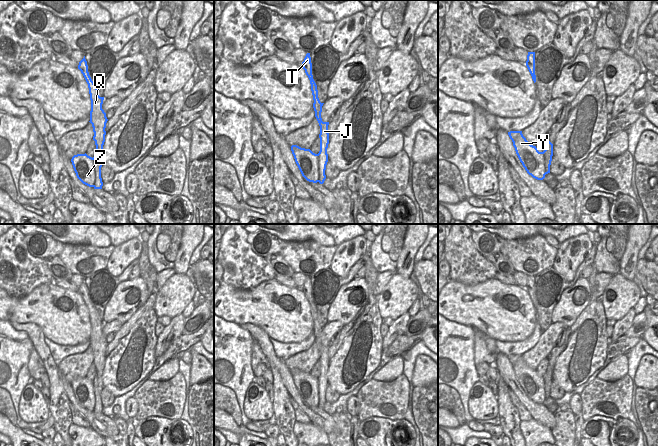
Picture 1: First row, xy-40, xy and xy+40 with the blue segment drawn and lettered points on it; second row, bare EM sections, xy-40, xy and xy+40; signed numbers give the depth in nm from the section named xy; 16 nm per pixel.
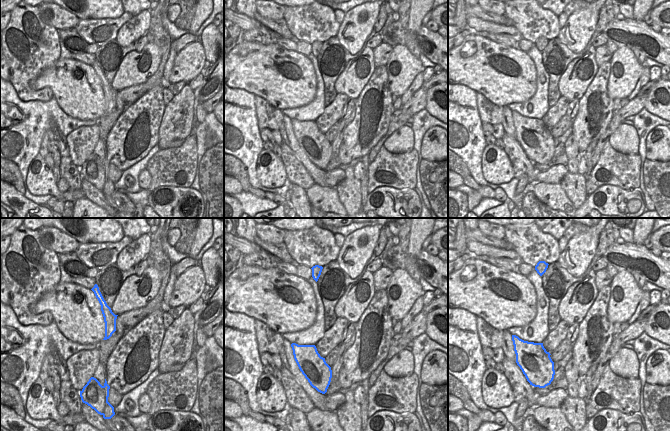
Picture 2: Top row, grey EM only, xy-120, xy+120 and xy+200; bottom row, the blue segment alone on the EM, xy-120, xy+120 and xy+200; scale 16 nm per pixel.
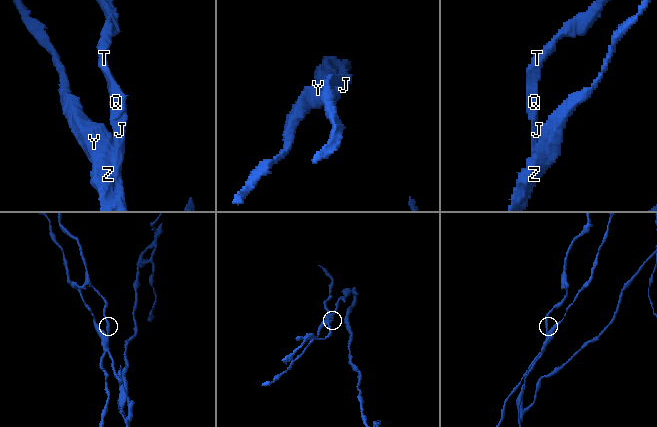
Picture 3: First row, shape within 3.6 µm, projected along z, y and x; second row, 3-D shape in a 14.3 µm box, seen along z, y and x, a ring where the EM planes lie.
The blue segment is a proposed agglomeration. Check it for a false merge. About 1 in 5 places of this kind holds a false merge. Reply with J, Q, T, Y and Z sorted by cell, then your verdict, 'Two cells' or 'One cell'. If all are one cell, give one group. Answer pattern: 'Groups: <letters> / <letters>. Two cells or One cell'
Groups: J Q T / Y Z. Two cells.

